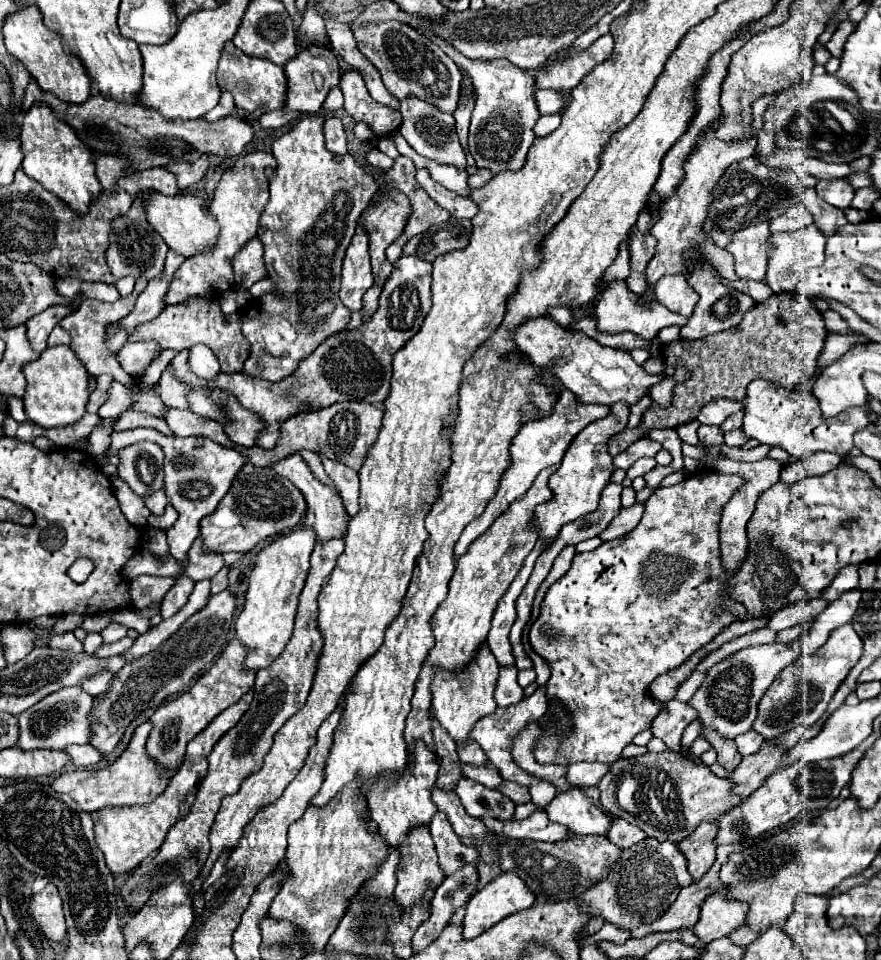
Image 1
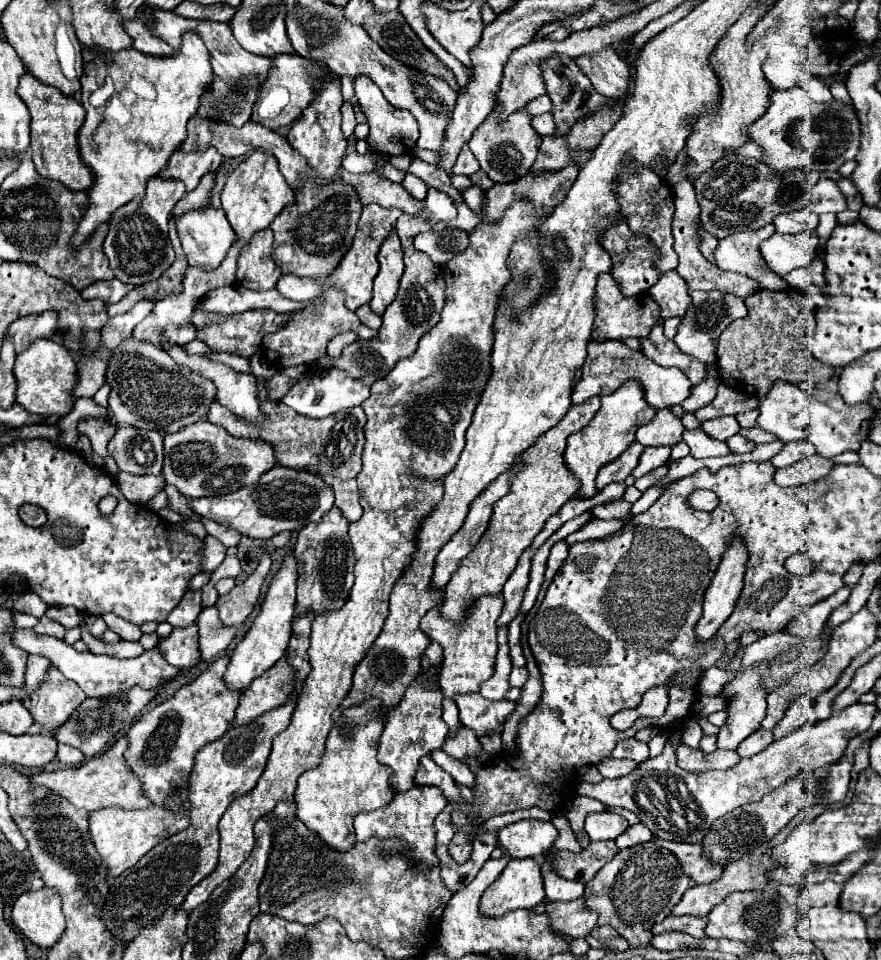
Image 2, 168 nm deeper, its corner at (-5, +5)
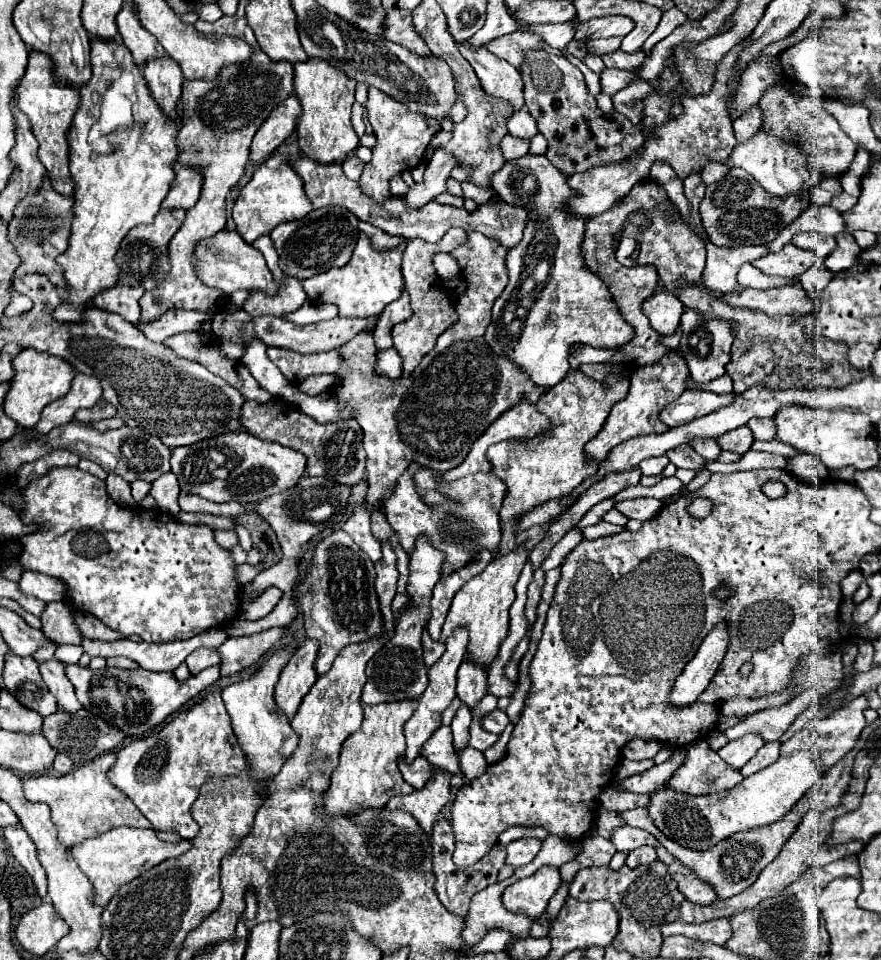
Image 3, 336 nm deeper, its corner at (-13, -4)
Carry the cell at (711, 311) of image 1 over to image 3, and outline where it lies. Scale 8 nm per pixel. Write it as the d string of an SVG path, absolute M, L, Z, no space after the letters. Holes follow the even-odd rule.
M685 309L685 313L681 315L681 329L683 329L683 337L679 343L679 351L687 361L691 379L697 385L703 385L703 383L709 383L709 381L725 375L725 365L729 363L729 349L733 343L729 321L725 321L725 319L703 321L703 317L697 311Z

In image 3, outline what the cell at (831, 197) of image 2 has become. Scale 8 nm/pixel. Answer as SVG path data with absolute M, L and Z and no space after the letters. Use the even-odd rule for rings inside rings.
M809 205L789 227L785 227L767 247L769 251L779 251L785 243L791 241L793 235L801 233L801 231L819 231L819 233L827 233L831 237L835 237L837 233L845 231L845 221L841 217L839 211L835 211L833 207L825 205L825 207L817 207L817 205Z

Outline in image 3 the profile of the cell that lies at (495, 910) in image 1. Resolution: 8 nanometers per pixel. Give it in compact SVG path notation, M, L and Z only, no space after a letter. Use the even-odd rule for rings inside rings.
M541 867L537 873L507 887L503 903L509 911L523 913L527 917L537 917L547 909L549 899L557 893L559 885L561 885L559 869Z

